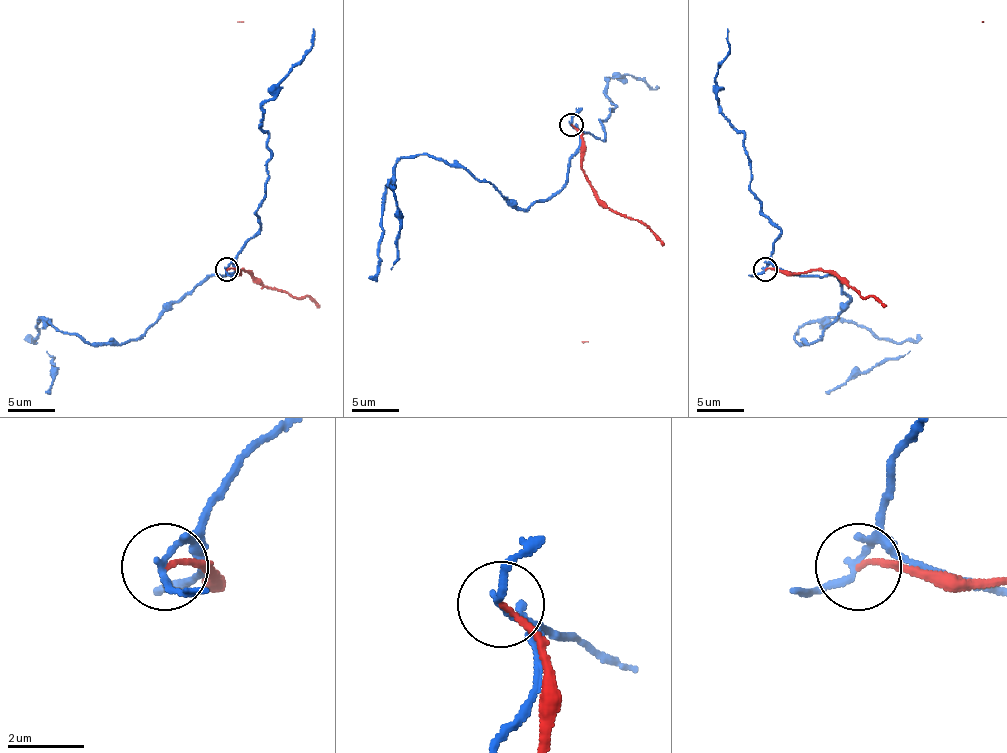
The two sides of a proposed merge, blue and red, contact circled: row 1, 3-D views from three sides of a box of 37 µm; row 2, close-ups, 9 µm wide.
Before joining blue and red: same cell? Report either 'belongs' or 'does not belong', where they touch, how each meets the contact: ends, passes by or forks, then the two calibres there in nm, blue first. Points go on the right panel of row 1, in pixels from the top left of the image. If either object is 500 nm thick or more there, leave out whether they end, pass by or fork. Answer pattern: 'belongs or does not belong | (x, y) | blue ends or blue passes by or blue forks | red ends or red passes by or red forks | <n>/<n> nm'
does not belong | (765, 269) | blue passes by | red ends | 160/120 nm

